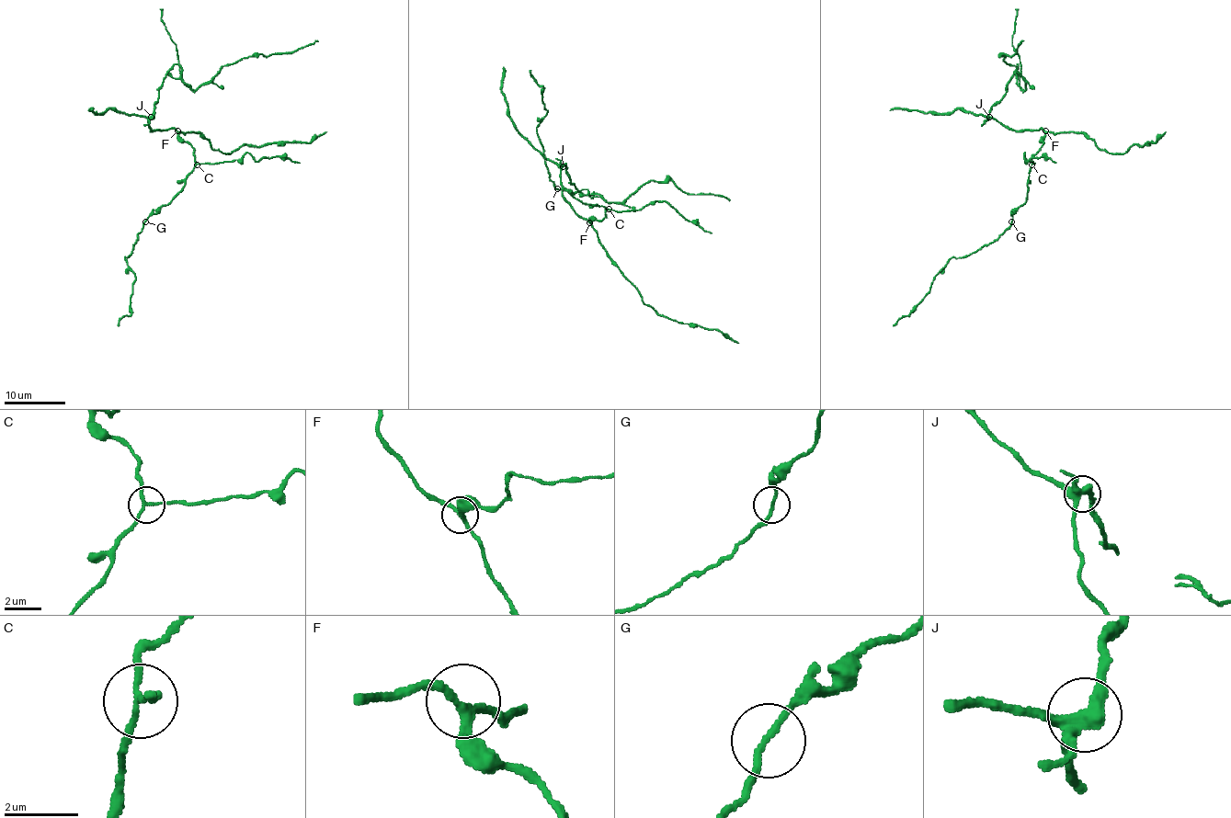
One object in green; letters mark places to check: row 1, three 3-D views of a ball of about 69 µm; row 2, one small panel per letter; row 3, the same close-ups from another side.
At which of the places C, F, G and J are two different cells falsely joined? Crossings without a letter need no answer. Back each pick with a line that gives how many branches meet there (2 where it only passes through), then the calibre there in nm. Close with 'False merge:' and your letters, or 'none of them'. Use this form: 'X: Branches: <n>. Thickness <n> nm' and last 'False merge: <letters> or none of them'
C: Branches: 3. Thickness 140 nm
J: Branches: 4. Thickness 360 nm
False merge: C, J

